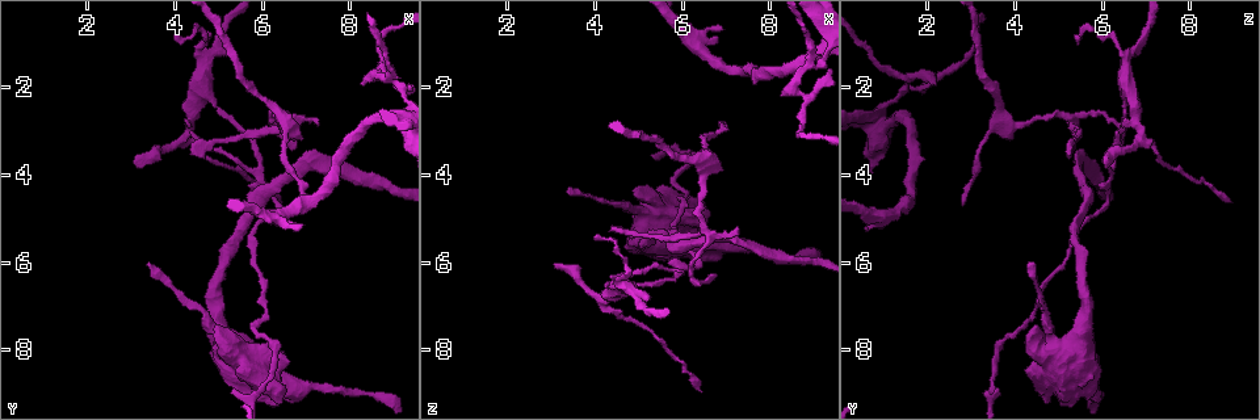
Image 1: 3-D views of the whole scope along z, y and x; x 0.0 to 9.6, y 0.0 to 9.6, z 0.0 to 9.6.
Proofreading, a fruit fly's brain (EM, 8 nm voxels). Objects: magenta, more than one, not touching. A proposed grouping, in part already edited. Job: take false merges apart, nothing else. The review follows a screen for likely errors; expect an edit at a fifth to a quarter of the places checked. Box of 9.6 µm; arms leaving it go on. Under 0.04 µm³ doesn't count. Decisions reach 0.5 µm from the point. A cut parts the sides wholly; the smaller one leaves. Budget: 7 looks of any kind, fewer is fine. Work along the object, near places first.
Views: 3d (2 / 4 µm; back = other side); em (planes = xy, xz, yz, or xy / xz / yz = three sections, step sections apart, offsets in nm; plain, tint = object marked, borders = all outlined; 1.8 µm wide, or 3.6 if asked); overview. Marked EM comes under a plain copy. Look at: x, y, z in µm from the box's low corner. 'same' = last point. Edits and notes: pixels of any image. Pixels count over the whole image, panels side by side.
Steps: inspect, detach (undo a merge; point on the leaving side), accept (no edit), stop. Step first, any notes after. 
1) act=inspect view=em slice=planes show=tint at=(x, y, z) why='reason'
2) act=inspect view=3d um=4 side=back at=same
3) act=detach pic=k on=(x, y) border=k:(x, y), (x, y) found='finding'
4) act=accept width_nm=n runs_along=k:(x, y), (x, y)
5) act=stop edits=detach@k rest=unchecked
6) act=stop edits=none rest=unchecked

act=inspect view=em um=3.6 slice=xy step=16 show=tint at=(9.10, 2.80, 1.15) why='four-way junction'

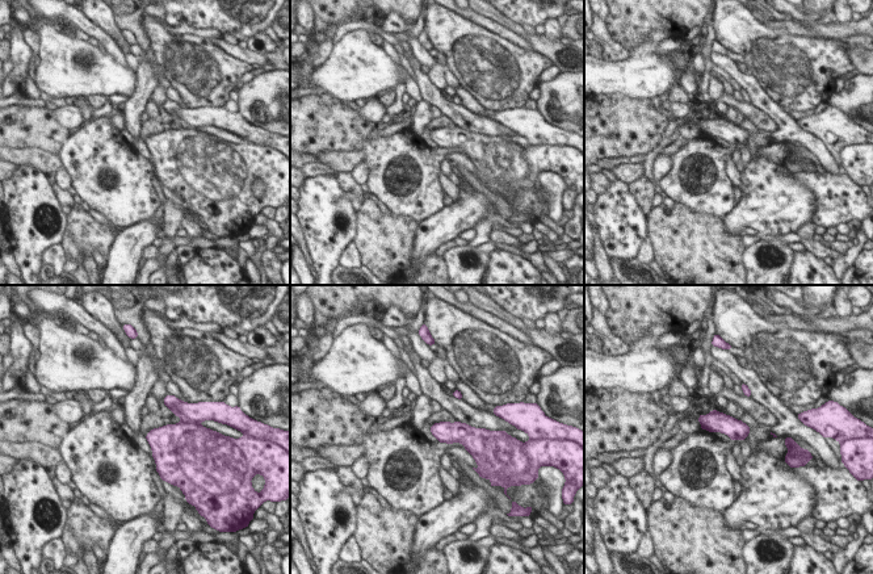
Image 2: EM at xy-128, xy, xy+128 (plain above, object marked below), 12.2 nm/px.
act=inspect view=em um=3.6 slice=planes show=borders at=same

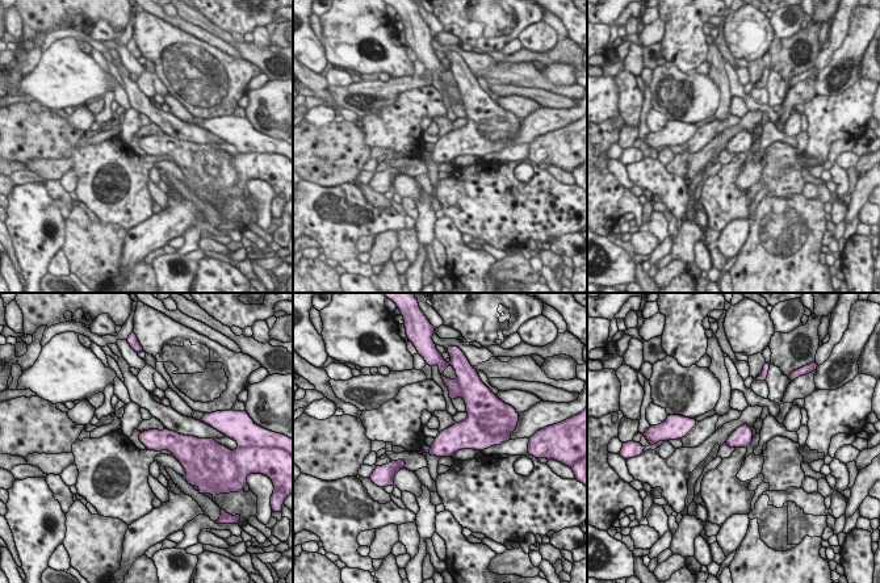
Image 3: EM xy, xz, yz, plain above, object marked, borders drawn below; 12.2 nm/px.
act=accept found='one cell here'

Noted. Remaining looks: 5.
act=inspect view=3d um=4 at=(6.50, 2.70, 5.35) why='abrupt turn'

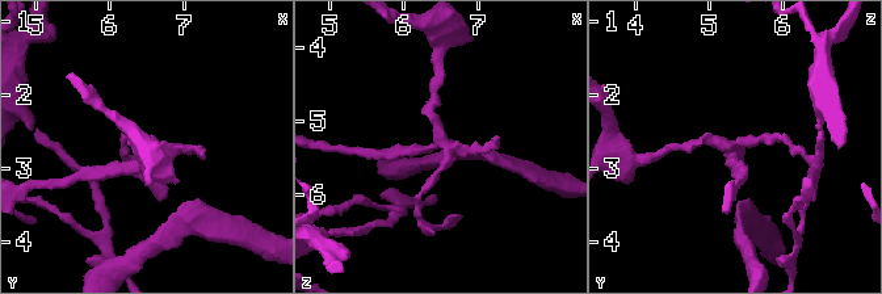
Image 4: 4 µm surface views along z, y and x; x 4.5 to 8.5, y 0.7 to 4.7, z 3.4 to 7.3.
act=inspect view=em um=3.6 slice=planes show=borders at=(6.60, 2.75, 5.35)

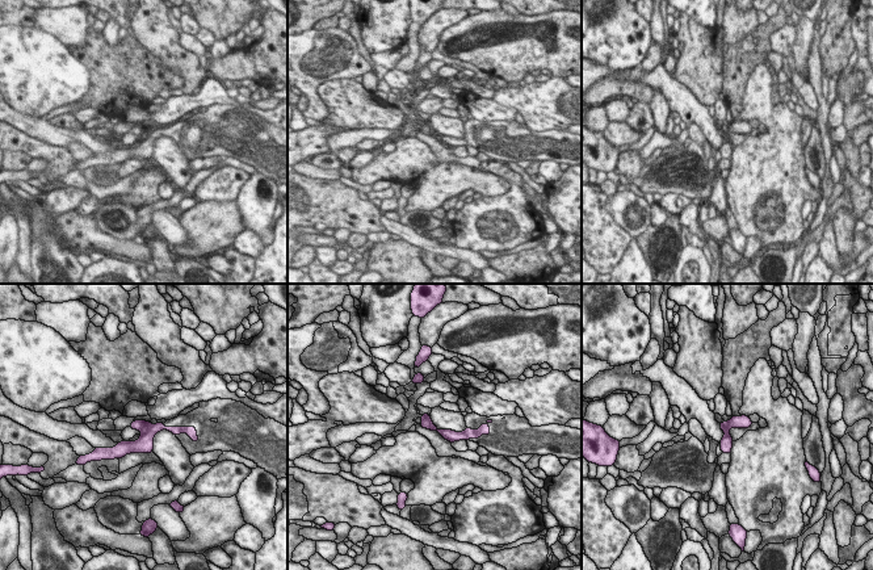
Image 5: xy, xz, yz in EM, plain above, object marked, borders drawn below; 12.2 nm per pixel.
act=detach pic=5 on=(145, 444) width_nm=130 border=5:(146, 422), (143, 430) found='a second cell is stuck on'

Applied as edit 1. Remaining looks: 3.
act=inspect view=em um=3.6 slice=xy step=16 show=tint at=(5.65, 5.15, 5.45) why='four-way junction'

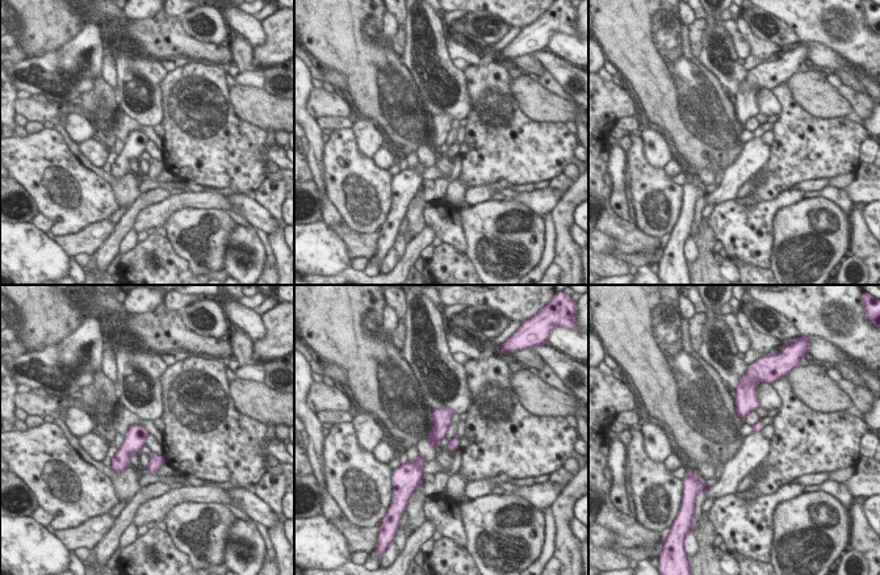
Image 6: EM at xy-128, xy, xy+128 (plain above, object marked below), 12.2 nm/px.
act=accept width_nm=190 found='one cell here'

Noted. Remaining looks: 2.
act=stop edits=detach@5 rest=unchecked

